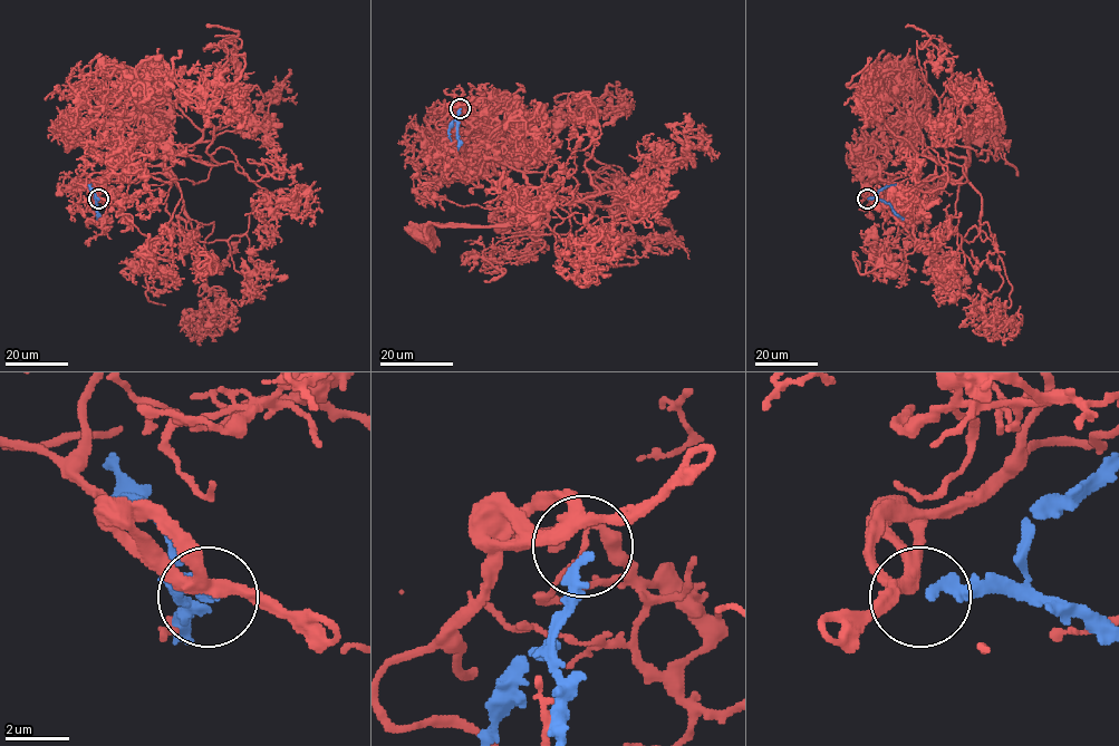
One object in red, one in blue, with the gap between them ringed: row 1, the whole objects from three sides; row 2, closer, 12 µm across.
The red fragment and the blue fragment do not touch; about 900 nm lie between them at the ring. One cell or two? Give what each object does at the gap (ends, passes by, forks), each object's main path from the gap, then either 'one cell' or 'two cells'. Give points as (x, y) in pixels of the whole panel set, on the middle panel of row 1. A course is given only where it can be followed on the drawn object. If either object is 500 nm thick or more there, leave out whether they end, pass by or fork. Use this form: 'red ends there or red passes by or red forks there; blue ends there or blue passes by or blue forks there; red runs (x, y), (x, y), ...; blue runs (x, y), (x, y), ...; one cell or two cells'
red forks there; blue ends there; red runs (459, 106), (436, 126), (515, 189), (536, 187), (548, 218), (434, 224), (424, 233); blue runs (460, 108), (456, 119), (457, 149); two cells

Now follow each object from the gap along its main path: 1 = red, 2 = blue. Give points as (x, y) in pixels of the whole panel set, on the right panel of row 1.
1: (866, 199), (894, 176), (909, 174), (920, 182), (936, 173), (958, 180), (968, 163), (967, 133), (975, 128)
2: (867, 199), (885, 200), (903, 220)

